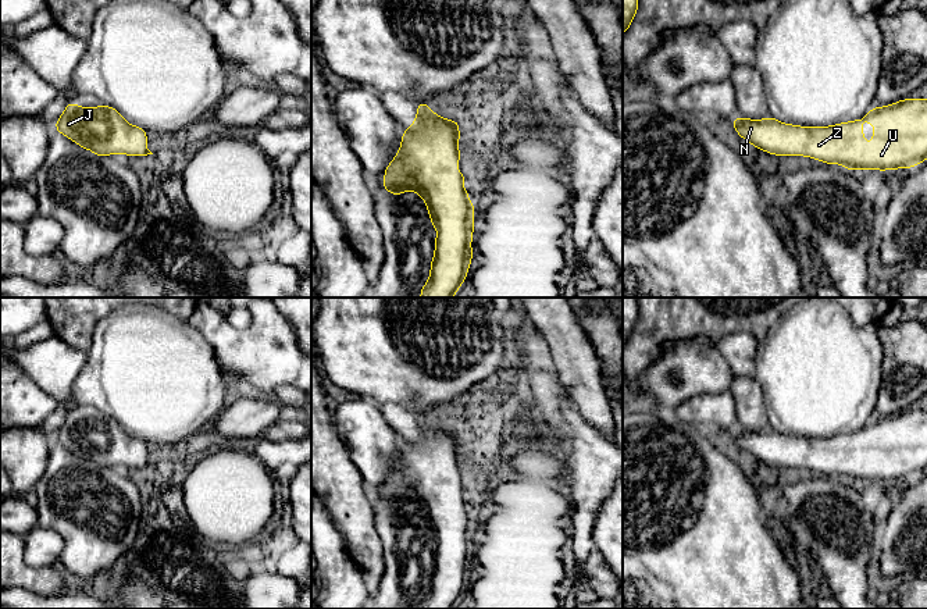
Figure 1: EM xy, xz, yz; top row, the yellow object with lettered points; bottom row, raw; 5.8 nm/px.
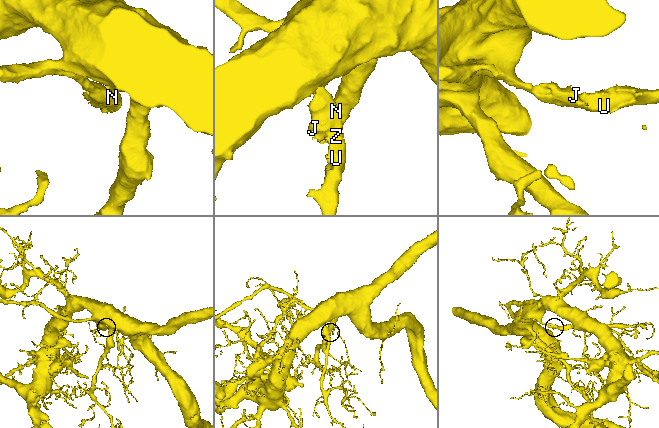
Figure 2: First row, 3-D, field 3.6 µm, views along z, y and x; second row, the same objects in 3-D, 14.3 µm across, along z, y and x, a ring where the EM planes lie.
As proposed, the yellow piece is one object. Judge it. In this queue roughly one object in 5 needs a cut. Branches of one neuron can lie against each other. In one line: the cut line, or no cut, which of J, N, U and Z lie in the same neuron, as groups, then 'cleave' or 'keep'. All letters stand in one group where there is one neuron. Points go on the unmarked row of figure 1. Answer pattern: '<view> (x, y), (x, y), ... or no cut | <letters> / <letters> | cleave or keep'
no cut | J N U Z | keep

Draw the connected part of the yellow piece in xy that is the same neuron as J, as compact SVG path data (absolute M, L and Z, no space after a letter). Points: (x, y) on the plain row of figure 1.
M68 414L53 439L100 469L113 464L153 466L146 456L149 445L128 435L111 417L82 420Z

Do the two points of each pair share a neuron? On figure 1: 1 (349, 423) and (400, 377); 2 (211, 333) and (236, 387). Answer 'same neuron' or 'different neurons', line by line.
1: different neurons
2: different neurons

